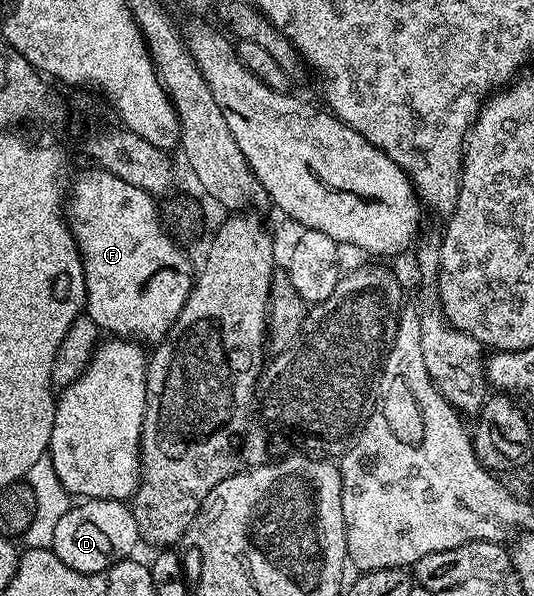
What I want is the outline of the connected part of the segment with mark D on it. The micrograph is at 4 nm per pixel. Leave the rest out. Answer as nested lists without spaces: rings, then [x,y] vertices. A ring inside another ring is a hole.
[[[83,499],[71,505],[58,521],[50,550],[61,557],[69,569],[97,573],[112,563],[118,563],[120,559],[134,556],[135,546],[140,546],[140,543],[137,521],[126,502],[117,499]]]

